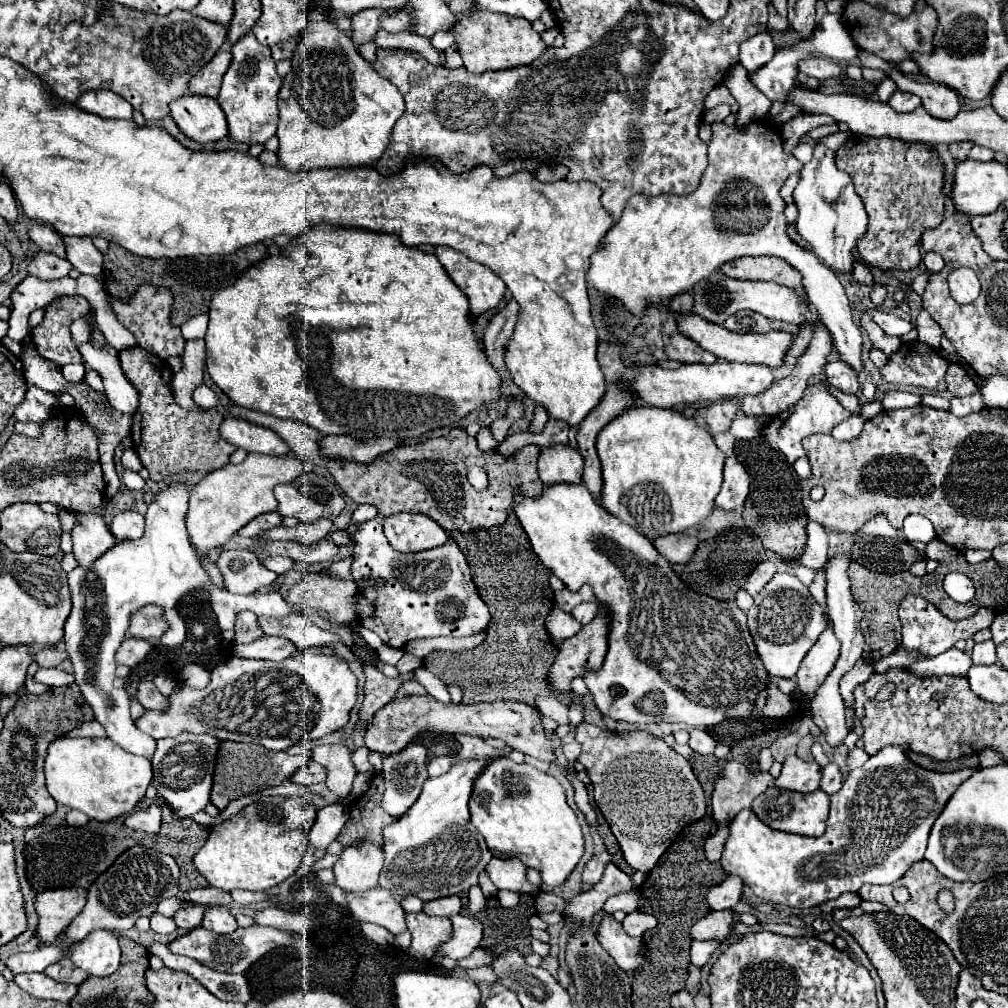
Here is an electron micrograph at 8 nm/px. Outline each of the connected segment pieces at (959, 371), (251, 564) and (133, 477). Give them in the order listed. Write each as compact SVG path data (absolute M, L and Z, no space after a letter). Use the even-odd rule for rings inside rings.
M952 363L948 373L946 373L946 383L948 383L948 391L954 397L964 397L964 395L972 395L978 391L978 385L972 381L972 377L968 375L968 371L960 365L960 363Z
M244 549L222 551L218 557L218 569L224 575L226 589L240 595L250 595L276 579L276 573L266 569L254 553Z
M124 471L124 475L122 475L122 481L130 487L130 489L134 489L134 491L140 491L140 489L144 489L144 479L138 475L138 473L134 473L134 471Z

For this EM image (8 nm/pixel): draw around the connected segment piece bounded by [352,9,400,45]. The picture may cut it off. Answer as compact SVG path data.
M368 9L368 11L360 11L360 15L352 17L352 27L354 27L354 35L352 41L356 45L372 41L374 33L380 29L380 19L384 15L396 15L400 13L400 9L388 9L388 11L376 11L376 9Z

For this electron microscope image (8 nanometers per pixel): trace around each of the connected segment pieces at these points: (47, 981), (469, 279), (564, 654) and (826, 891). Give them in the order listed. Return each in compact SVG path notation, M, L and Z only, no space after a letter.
M20 973L14 977L14 981L20 989L38 999L56 999L68 1003L78 991L76 985L54 981L46 973Z
M438 245L436 257L448 271L450 279L468 295L472 315L482 315L494 307L498 307L506 285L498 279L498 275L476 261L460 255L452 247Z
M600 607L600 613L598 617L584 625L580 635L574 635L572 639L566 639L562 645L560 645L560 653L556 657L556 661L552 663L550 667L550 685L558 691L570 691L570 681L574 677L582 677L584 675L584 667L600 667L608 647L606 647L606 637L608 637L608 613L602 611Z
M888 745L872 755L862 767L852 769L842 789L830 797L830 817L826 823L826 833L822 837L792 835L770 829L750 809L742 809L730 823L730 837L726 841L720 863L726 873L740 875L744 879L744 885L748 885L756 897L802 909L822 905L830 899L840 897L842 893L858 893L864 883L894 883L908 871L912 863L924 859L926 841L934 819L942 813L958 785L970 775L972 769L966 769L964 775L924 769L908 759L904 745Z

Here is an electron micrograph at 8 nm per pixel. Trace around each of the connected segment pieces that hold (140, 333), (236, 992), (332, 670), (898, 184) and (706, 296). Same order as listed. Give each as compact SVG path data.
M140 287L140 291L132 297L130 303L120 303L120 299L112 297L114 311L118 313L120 323L134 333L138 339L138 345L150 351L152 355L160 355L160 359L166 359L170 355L182 355L186 339L180 333L180 327L174 327L170 323L170 309L172 309L172 293L164 291L164 287Z
M152 941L148 945L148 951L152 955L158 955L168 969L184 971L184 973L192 975L194 979L198 979L212 995L216 995L222 1001L240 1001L240 1003L250 1001L250 987L248 987L248 981L244 975L214 971L214 969L198 963L196 959L172 953L164 943L158 943L158 941Z
M320 649L296 651L280 663L232 657L212 669L212 683L206 689L192 691L190 687L176 687L170 695L168 711L146 711L138 719L136 727L154 739L176 737L180 731L196 731L216 735L222 741L258 743L272 751L284 751L296 743L320 739L348 723L350 711L358 697L358 681L342 657L328 649L326 653L318 651Z
M850 135L836 151L836 167L852 177L870 215L868 235L858 245L862 261L882 271L914 269L920 263L918 243L922 233L938 227L944 217L944 173L936 153L922 145L904 147L900 139Z
M716 271L708 279L704 279L704 283L698 283L694 287L694 311L710 323L722 325L730 315L734 315L740 309L752 309L756 313L762 313L768 319L780 319L786 323L794 323L798 327L818 321L818 313L816 311L812 313L810 301L806 299L806 295L800 297L800 293L796 293L794 289L784 287L780 283L736 281L736 279L728 279L726 275L720 275L720 271Z

